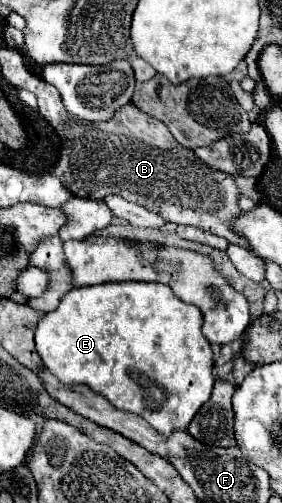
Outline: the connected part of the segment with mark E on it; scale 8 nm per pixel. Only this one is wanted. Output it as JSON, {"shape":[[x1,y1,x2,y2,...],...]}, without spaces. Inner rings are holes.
{"shape":[[106,282,74,288,62,296,60,306,48,312,36,328,36,350,44,368,62,384,84,384,108,398,118,410,142,416,160,434,186,430,198,408,210,400,214,356,202,334,202,312,182,302,166,284,156,282]]}

